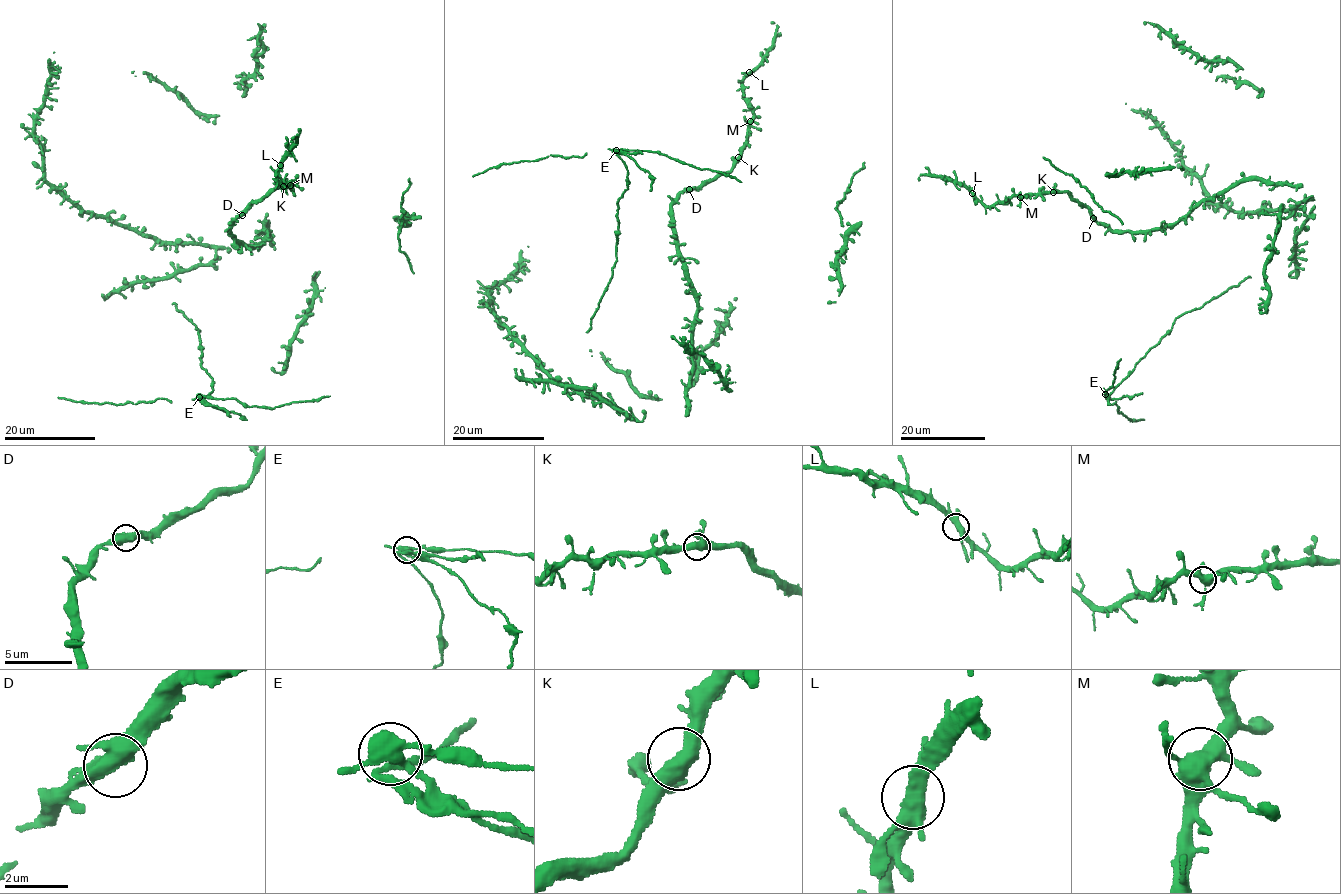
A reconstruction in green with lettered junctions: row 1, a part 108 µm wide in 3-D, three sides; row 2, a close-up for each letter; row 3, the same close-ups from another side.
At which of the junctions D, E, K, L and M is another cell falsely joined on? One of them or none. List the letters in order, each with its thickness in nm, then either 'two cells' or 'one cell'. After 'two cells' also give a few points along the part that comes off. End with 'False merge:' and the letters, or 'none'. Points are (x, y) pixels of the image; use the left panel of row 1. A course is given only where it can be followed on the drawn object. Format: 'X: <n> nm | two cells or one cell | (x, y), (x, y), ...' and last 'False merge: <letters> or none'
D: 440 nm | one cell
E: 440 nm | two cells | (199, 396), (201, 399), (211, 393), (213, 381), (201, 366), (200, 335), (172, 304)
K: 440 nm | one cell
L: 400 nm | one cell
M: 440 nm | one cell
False merge: E

